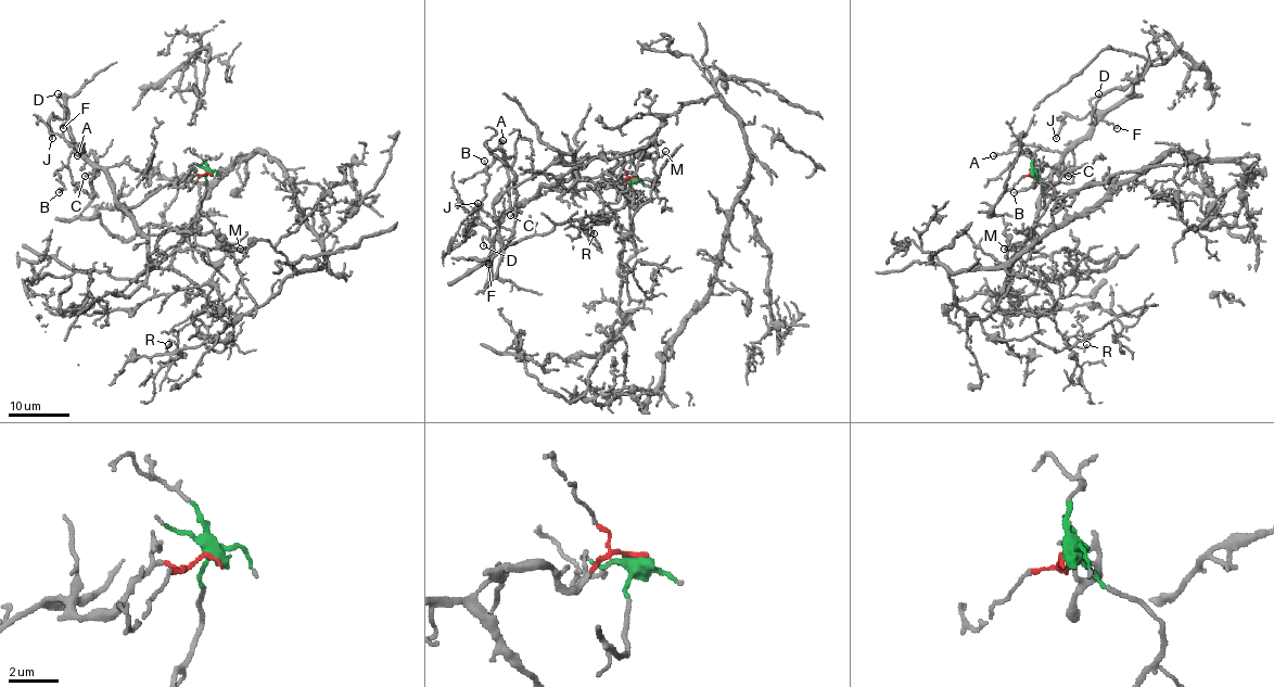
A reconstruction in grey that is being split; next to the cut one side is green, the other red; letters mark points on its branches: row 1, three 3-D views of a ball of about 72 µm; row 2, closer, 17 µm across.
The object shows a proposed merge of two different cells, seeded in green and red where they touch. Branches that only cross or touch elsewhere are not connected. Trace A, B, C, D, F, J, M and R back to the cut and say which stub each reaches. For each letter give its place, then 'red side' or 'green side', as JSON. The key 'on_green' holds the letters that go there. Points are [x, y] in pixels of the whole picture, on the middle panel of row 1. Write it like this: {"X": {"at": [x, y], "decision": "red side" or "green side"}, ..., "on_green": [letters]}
{"A": {"at": [502, 140], "decision": "red side"}, "B": {"at": [484, 161], "decision": "red side"}, "C": {"at": [510, 215], "decision": "red side"}, "D": {"at": [483, 245], "decision": "red side"}, "F": {"at": [488, 264], "decision": "red side"}, "J": {"at": [478, 203], "decision": "red side"}, "M": {"at": [665, 151], "decision": "green side"}, "R": {"at": [594, 233], "decision": "green side"}, "on_green": ["M", "R"]}

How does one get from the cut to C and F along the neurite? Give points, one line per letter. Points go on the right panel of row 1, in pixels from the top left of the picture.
C: (1031, 172), (1039, 177), (1034, 187), (1039, 182), (1045, 194), (1042, 207), (1043, 187), (1055, 167), (1069, 175)
F: (1031, 172), (1039, 177), (1034, 187), (1040, 185), (1045, 205), (1043, 187), (1067, 152), (1099, 121), (1117, 128)

